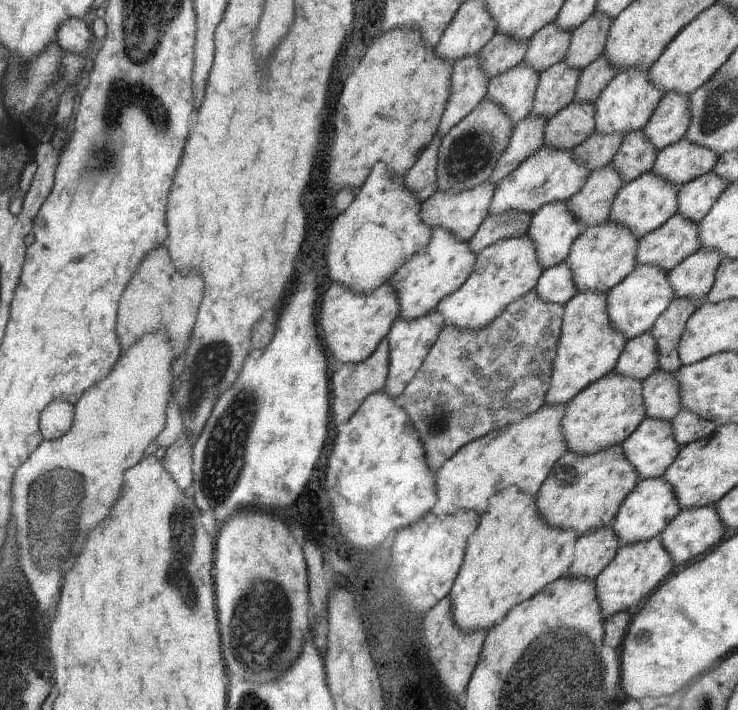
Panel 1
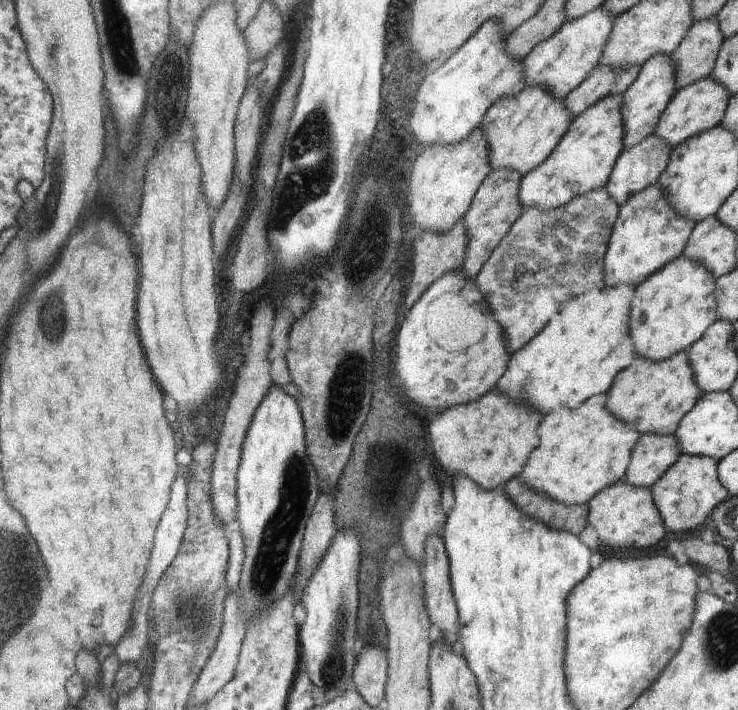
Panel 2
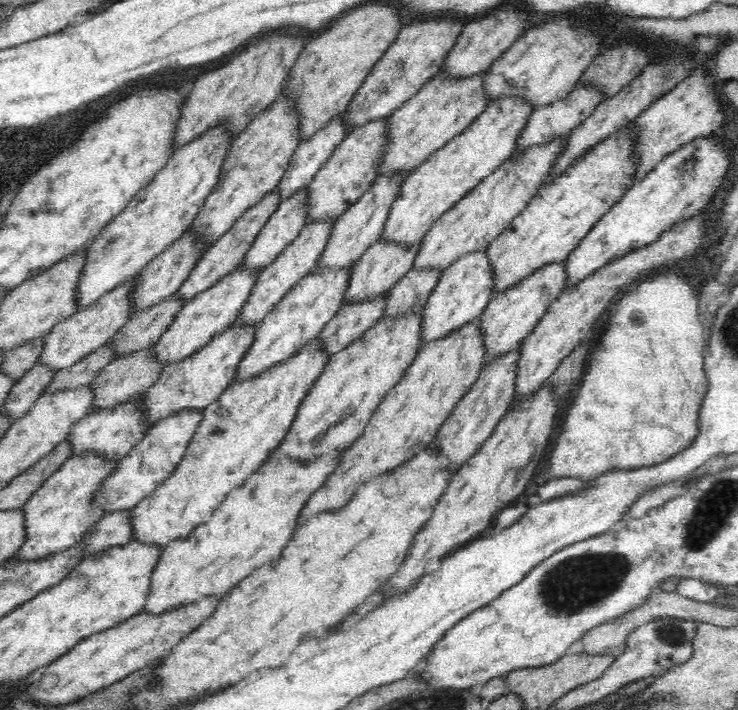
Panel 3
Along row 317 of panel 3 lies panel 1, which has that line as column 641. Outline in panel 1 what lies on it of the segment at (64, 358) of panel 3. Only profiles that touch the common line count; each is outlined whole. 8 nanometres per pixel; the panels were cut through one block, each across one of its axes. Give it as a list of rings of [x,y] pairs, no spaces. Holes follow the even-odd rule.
[[[632,66],[632,69],[624,70],[624,72],[620,71],[606,84],[604,90],[594,101],[594,108],[596,108],[595,132],[625,135],[634,133],[636,130],[643,130],[651,117],[654,116],[664,94],[664,88],[656,86],[652,82],[651,76],[648,75],[648,69]]]

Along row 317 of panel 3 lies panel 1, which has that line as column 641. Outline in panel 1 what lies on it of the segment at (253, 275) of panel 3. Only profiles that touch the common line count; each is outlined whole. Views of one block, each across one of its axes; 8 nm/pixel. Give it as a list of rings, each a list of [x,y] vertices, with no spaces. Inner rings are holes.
[[[644,172],[619,190],[611,206],[611,217],[608,221],[628,226],[628,230],[632,230],[638,238],[642,238],[644,234],[651,233],[652,230],[666,224],[678,212],[679,187],[674,182],[668,182],[666,178],[660,178],[660,174]]]

